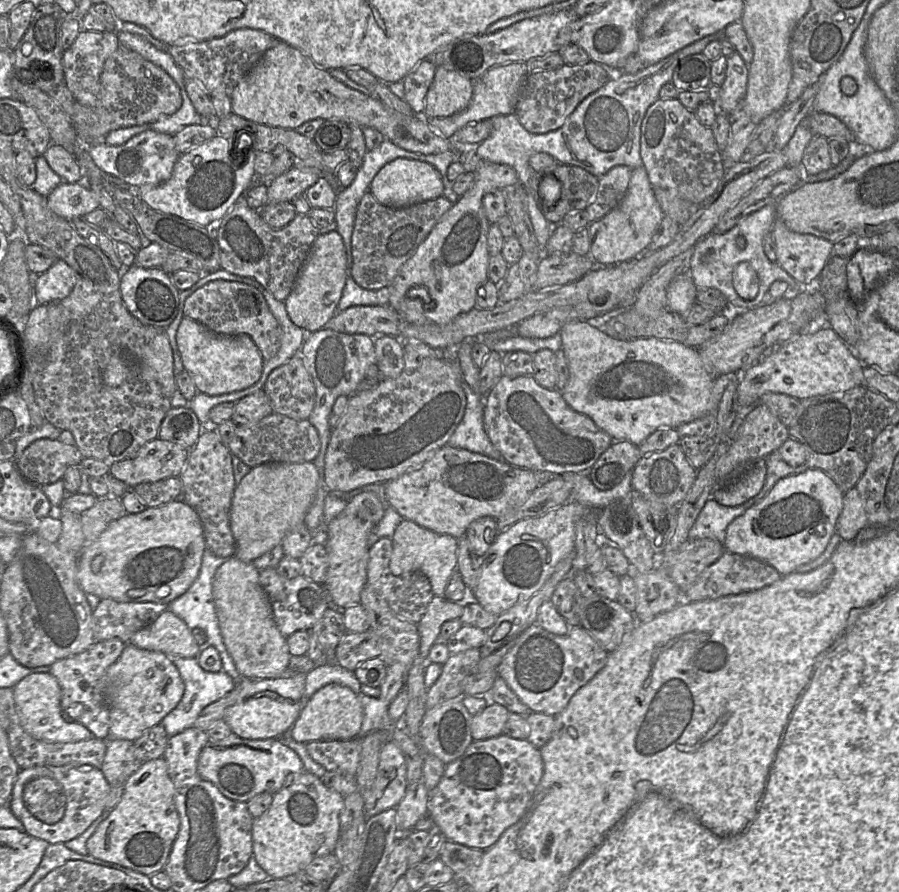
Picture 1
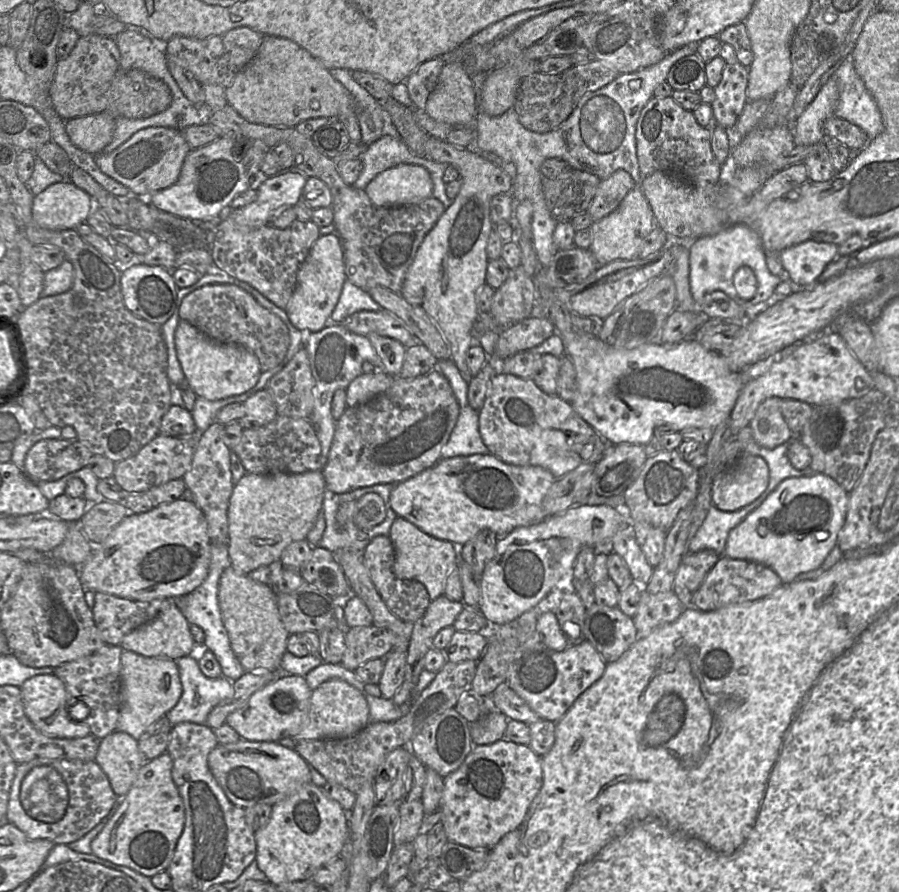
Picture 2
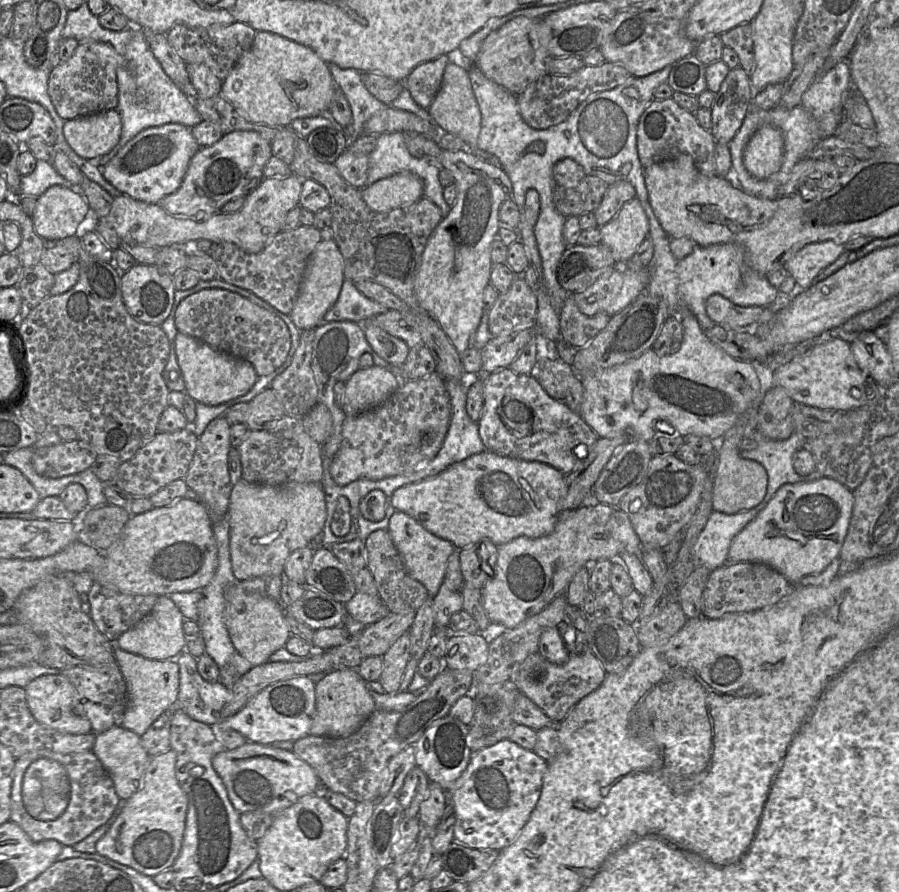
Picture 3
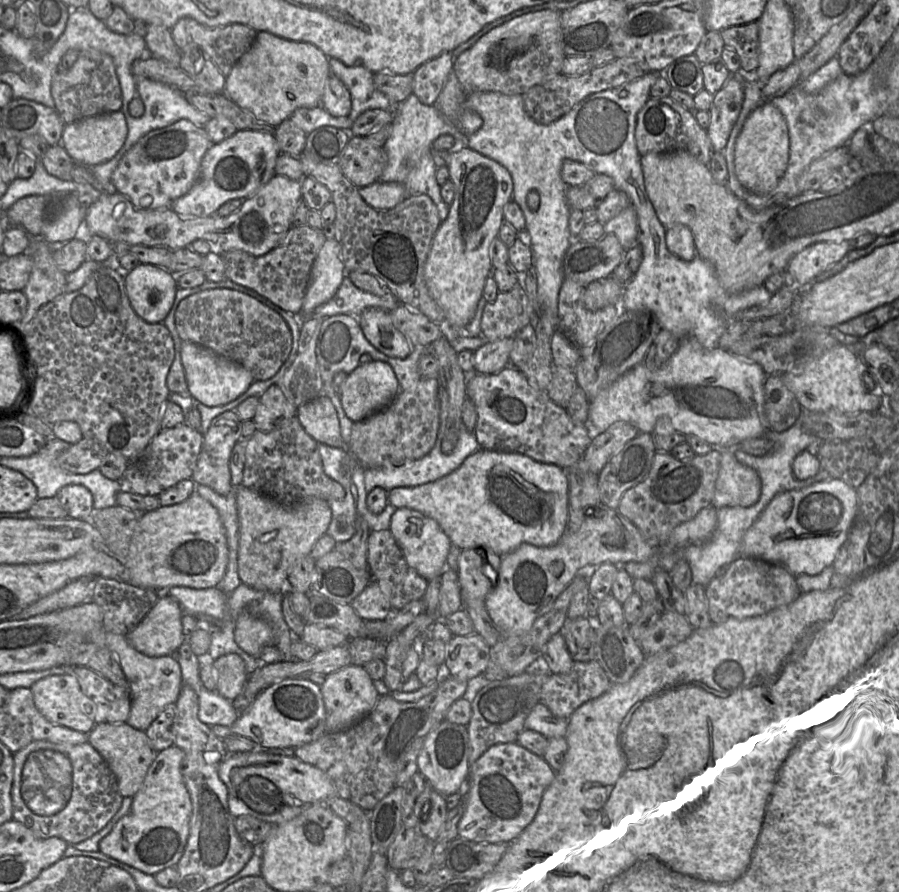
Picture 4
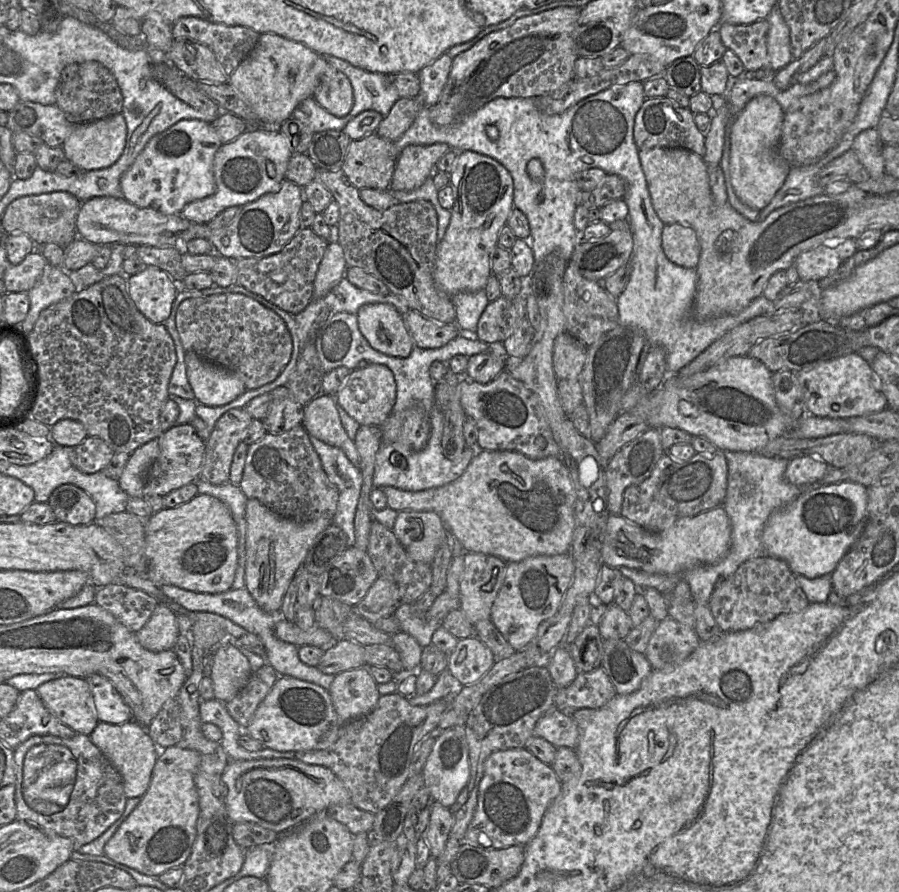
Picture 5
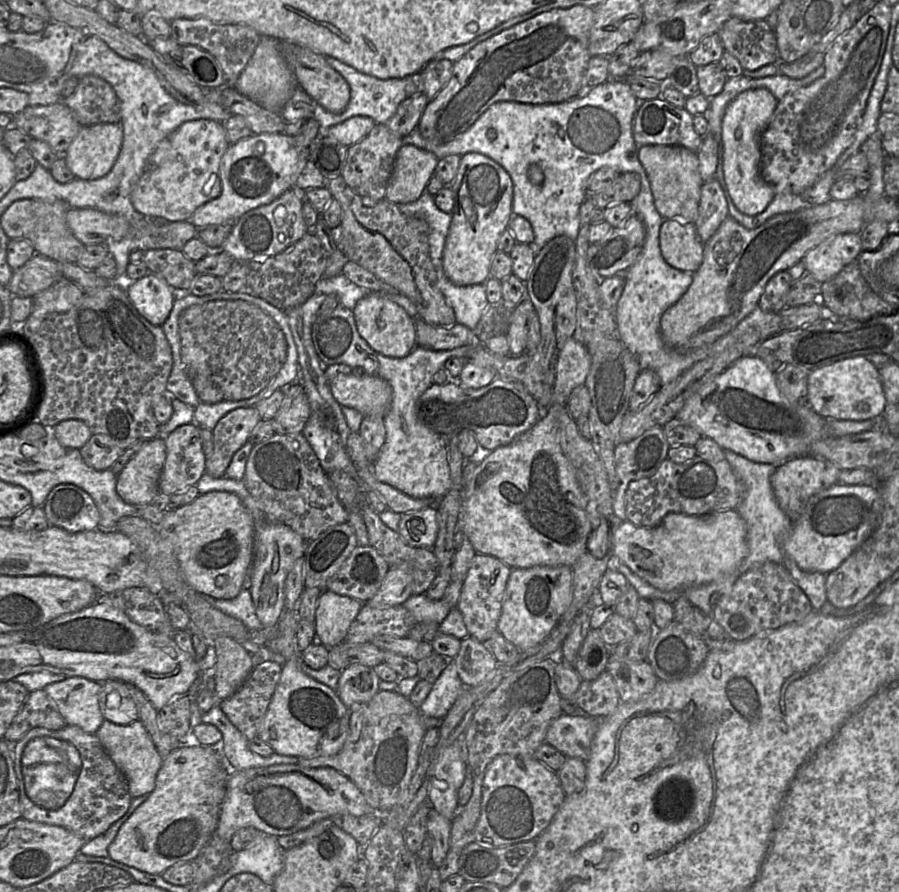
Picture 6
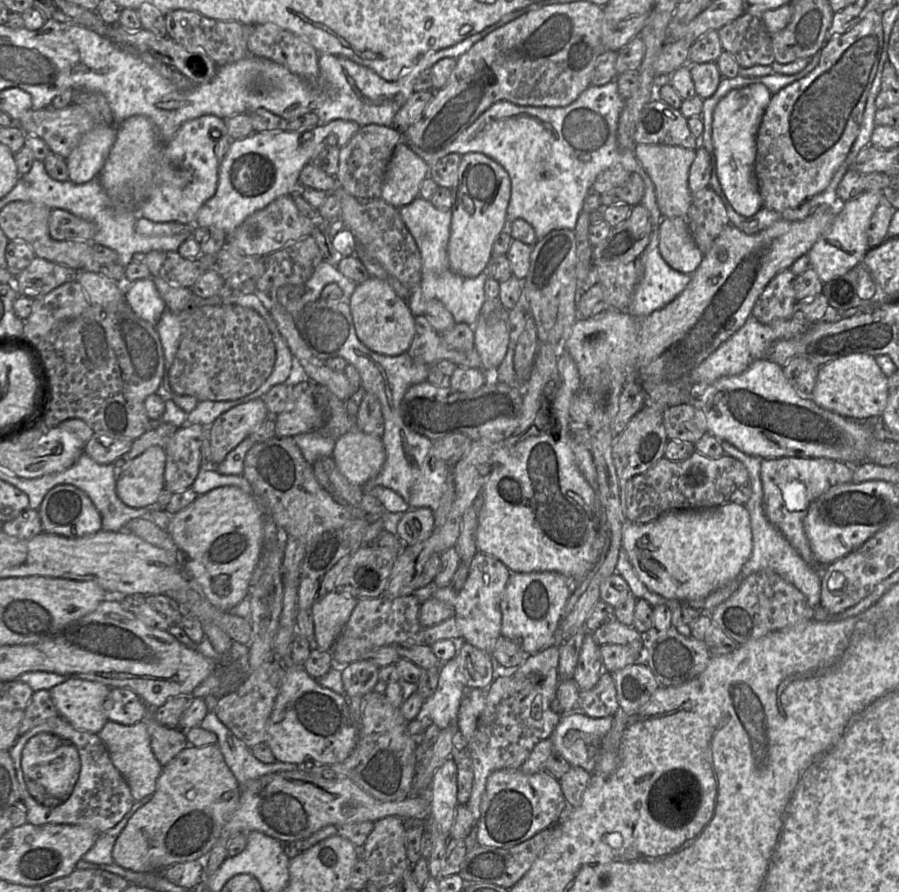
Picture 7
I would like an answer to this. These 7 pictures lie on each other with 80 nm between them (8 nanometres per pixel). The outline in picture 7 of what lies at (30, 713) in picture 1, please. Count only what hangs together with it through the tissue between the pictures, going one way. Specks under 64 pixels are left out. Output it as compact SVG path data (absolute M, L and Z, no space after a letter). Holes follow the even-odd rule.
M68 678L49 691L59 715L75 728L99 733L108 721L103 703L110 687L105 684L80 678Z

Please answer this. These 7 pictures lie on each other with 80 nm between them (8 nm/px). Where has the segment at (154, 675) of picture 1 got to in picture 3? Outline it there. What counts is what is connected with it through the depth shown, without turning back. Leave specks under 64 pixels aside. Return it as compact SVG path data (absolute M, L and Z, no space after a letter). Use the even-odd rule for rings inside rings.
M114 643L114 655L127 685L127 702L122 727L142 736L165 710L175 707L179 693L179 666L175 659L150 660L124 651L116 646L116 643Z

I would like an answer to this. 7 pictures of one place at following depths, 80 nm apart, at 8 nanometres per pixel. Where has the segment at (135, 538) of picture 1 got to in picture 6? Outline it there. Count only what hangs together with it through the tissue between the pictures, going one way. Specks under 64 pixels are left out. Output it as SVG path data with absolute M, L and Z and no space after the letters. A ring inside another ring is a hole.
M226 491L200 493L189 504L175 509L165 509L157 530L161 537L172 545L186 581L197 592L215 599L232 599L243 587L249 588L255 523L252 513L236 494ZM219 575L227 577L227 583L222 587L215 585L215 578Z

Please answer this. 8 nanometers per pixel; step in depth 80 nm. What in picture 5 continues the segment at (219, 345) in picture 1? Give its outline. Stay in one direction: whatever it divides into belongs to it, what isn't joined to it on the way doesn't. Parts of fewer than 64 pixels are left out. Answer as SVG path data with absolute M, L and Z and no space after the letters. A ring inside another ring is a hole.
M185 351L187 378L195 399L206 406L225 405L246 391L240 377L227 368Z

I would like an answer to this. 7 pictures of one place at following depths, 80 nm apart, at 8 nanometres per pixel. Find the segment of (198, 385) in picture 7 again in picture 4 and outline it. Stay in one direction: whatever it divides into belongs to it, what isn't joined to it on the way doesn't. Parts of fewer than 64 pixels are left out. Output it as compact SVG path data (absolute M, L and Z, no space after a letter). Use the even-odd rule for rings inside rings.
M209 289L182 299L175 312L175 325L183 341L209 348L240 363L251 372L256 381L273 377L288 359L292 349L292 334L282 316L258 300L236 290Z

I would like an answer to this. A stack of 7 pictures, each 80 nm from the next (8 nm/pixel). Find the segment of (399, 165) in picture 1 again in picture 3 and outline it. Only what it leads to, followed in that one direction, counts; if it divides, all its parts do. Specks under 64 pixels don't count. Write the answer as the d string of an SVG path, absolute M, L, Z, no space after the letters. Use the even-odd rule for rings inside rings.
M401 172L361 189L365 203L376 212L388 212L409 205L423 196L420 178Z

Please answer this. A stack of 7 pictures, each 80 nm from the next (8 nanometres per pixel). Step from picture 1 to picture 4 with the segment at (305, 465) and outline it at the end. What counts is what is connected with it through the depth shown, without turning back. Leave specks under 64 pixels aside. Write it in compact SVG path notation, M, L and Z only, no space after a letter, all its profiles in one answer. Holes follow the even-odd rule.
M239 484L234 487L239 522L237 552L238 575L241 583L256 589L285 592L287 577L294 562L309 555L332 519L327 501L307 498L284 503Z

